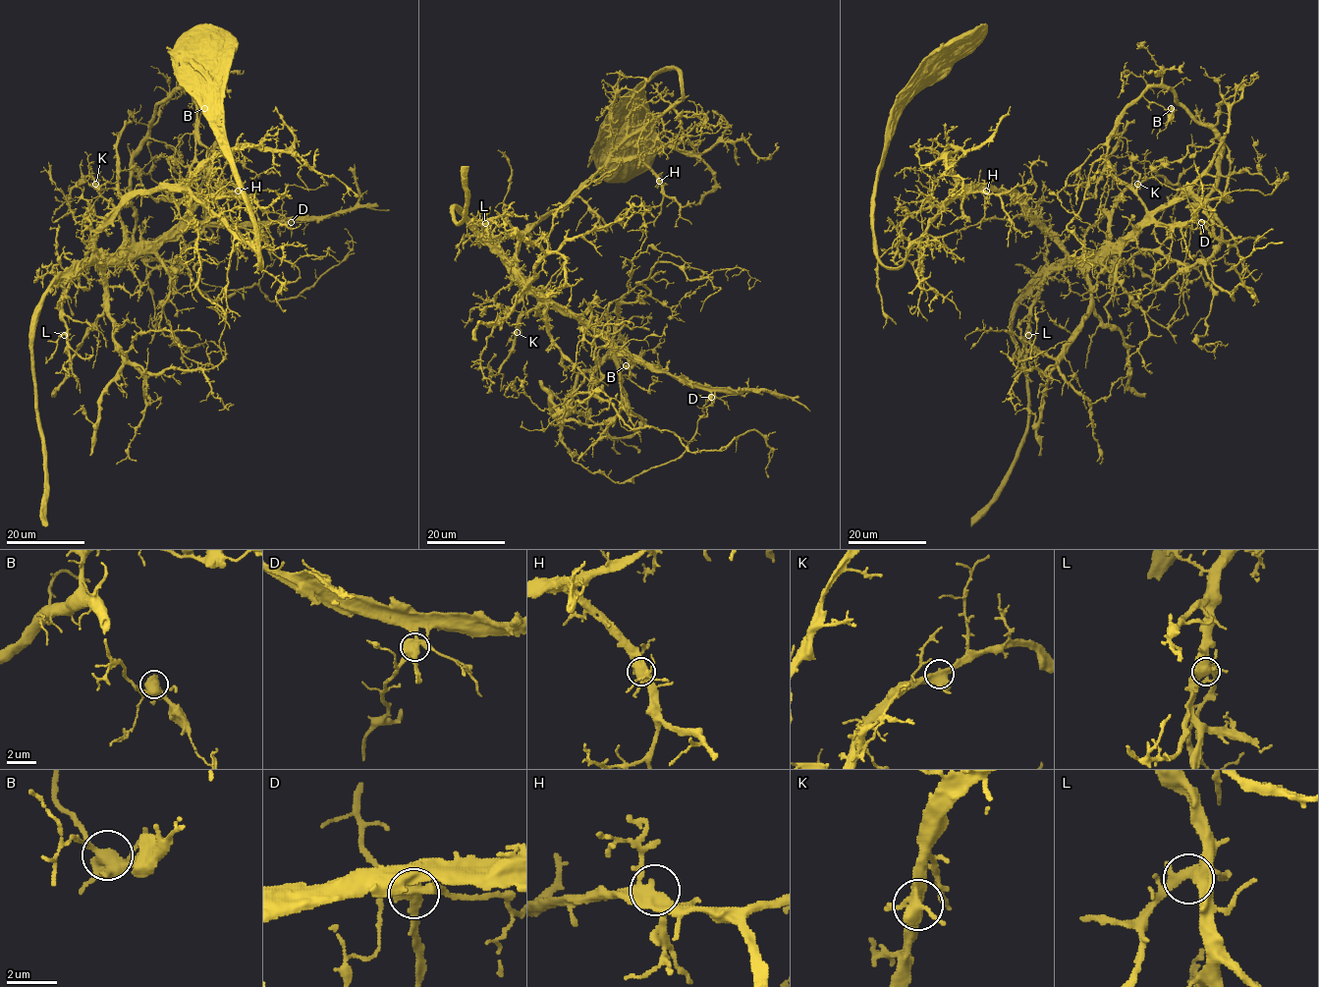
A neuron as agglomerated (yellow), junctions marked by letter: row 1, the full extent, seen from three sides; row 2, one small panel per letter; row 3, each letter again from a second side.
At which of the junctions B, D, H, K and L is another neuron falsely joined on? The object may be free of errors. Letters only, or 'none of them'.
D

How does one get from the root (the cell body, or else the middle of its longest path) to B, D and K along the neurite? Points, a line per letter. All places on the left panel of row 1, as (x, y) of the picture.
B: (202, 49), (260, 267), (168, 189), (134, 194), (95, 259), (181, 220), (192, 96), (204, 108)
D: (202, 49), (198, 82), (219, 106), (260, 267), (168, 189), (134, 194), (95, 259), (196, 223), (290, 221)
K: (202, 49), (198, 82), (219, 106), (260, 267), (168, 189), (134, 194), (95, 259), (123, 240), (95, 184)

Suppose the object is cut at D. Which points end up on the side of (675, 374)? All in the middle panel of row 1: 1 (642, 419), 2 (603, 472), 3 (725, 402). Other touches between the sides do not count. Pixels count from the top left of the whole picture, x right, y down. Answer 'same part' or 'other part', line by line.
1: same part
2: other part
3: other part

